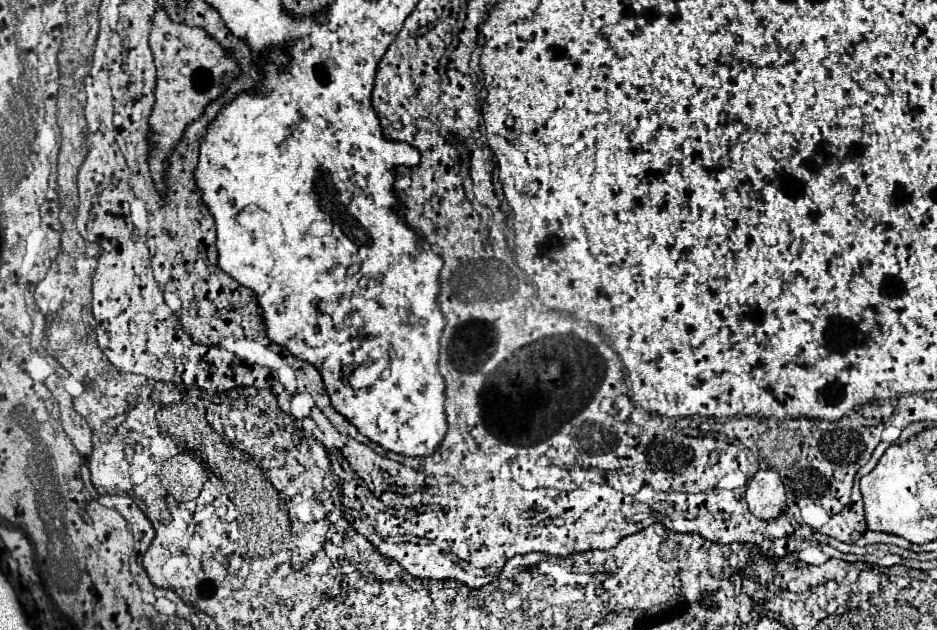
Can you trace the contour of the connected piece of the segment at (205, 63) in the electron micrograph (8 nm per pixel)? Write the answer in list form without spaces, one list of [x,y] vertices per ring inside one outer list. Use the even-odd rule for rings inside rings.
[[[163,7],[157,9],[153,17],[153,29],[149,37],[149,47],[153,51],[155,67],[157,67],[157,85],[155,85],[155,105],[149,117],[149,143],[153,143],[153,151],[149,151],[149,171],[153,181],[161,191],[165,191],[165,155],[177,147],[185,127],[201,117],[205,107],[219,99],[225,93],[225,75],[237,75],[237,61],[221,51],[221,45],[201,31],[201,27],[191,27],[185,23],[173,23]]]

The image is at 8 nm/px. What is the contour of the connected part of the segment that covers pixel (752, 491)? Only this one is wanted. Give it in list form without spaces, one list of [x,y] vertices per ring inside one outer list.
[[[759,471],[747,485],[747,503],[755,517],[763,521],[777,519],[787,509],[785,487],[777,471]]]

